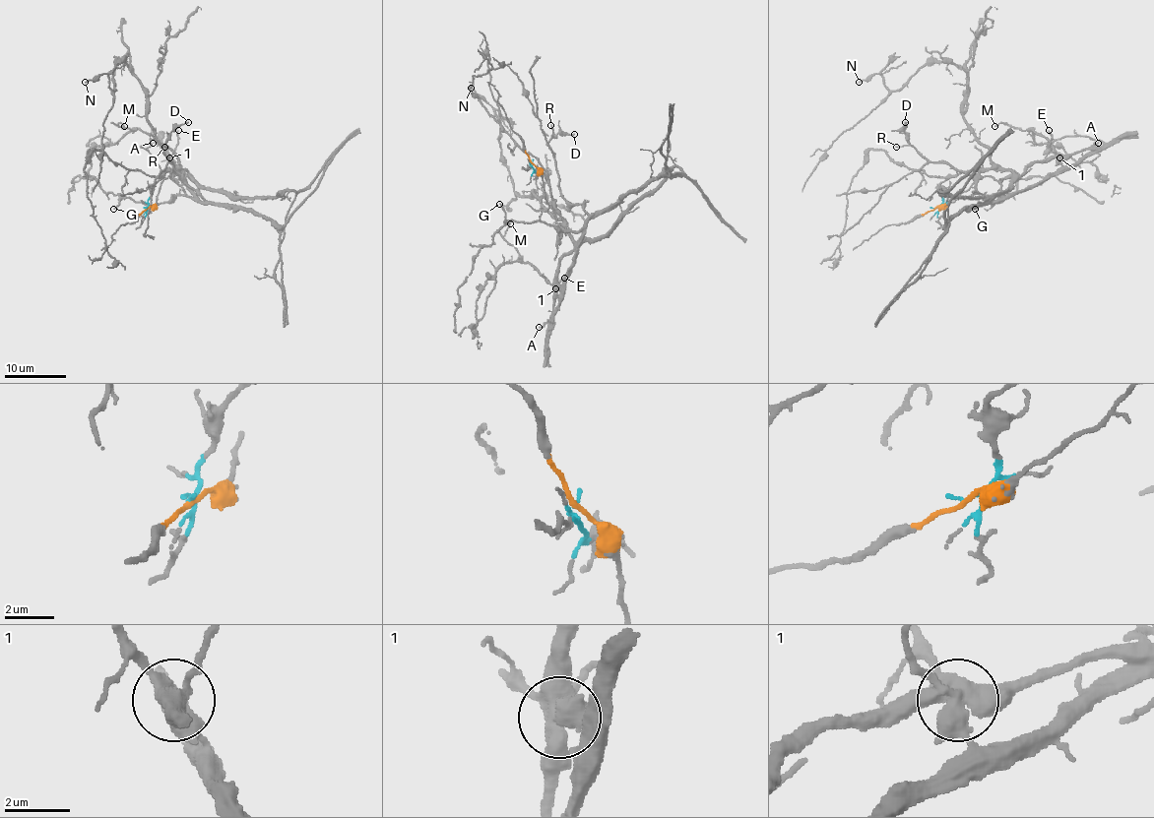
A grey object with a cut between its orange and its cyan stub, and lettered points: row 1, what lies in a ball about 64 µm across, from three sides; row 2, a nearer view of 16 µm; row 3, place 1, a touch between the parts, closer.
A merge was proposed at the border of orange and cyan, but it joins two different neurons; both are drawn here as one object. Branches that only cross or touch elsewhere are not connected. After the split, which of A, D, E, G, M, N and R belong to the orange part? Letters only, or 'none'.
D, E, G, R

